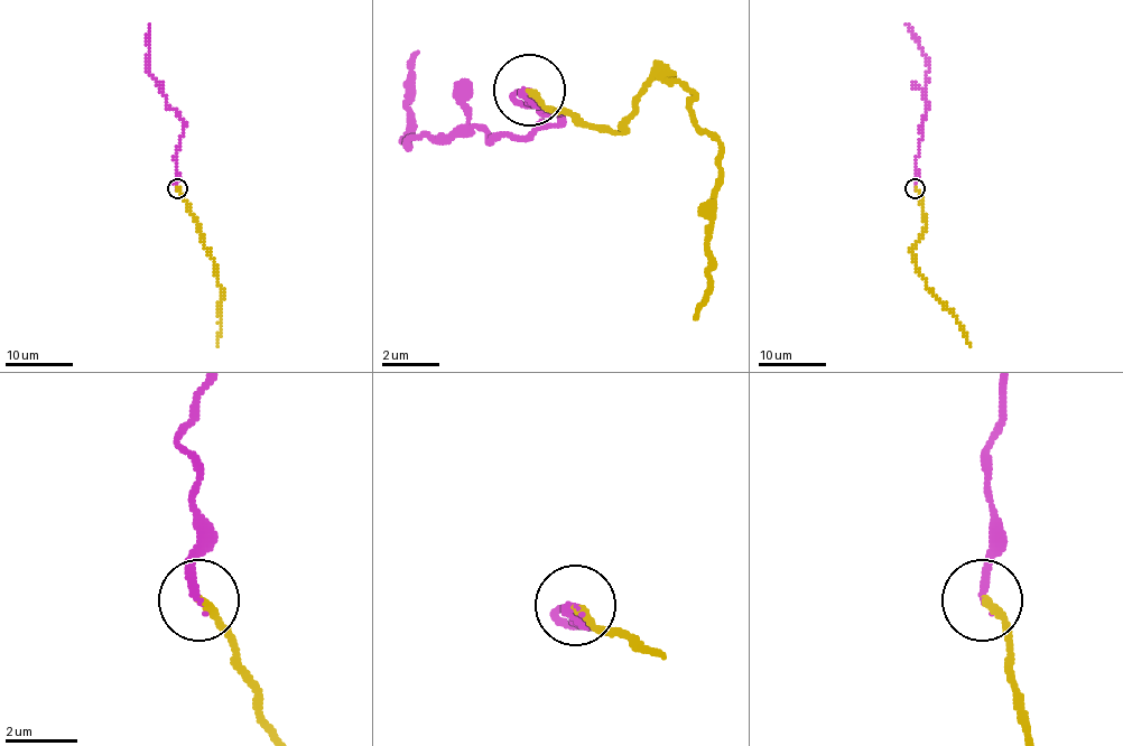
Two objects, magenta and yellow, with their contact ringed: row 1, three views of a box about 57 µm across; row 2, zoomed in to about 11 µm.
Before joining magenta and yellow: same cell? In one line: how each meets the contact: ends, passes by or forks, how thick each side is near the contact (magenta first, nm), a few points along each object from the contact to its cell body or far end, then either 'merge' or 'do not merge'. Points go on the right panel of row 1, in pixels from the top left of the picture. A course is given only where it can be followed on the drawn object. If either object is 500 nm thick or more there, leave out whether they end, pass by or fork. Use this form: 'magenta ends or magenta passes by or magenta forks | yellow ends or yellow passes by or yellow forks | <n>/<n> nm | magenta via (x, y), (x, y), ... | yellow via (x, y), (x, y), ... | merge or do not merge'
magenta ends | yellow ends | 240/220 nm | magenta via (915, 188), (921, 123), (927, 111), (928, 71), (927, 56), (907, 24) | yellow via (915, 188), (920, 193), (925, 226), (913, 249), (917, 269), (930, 291), (954, 315), (968, 345) | merge

